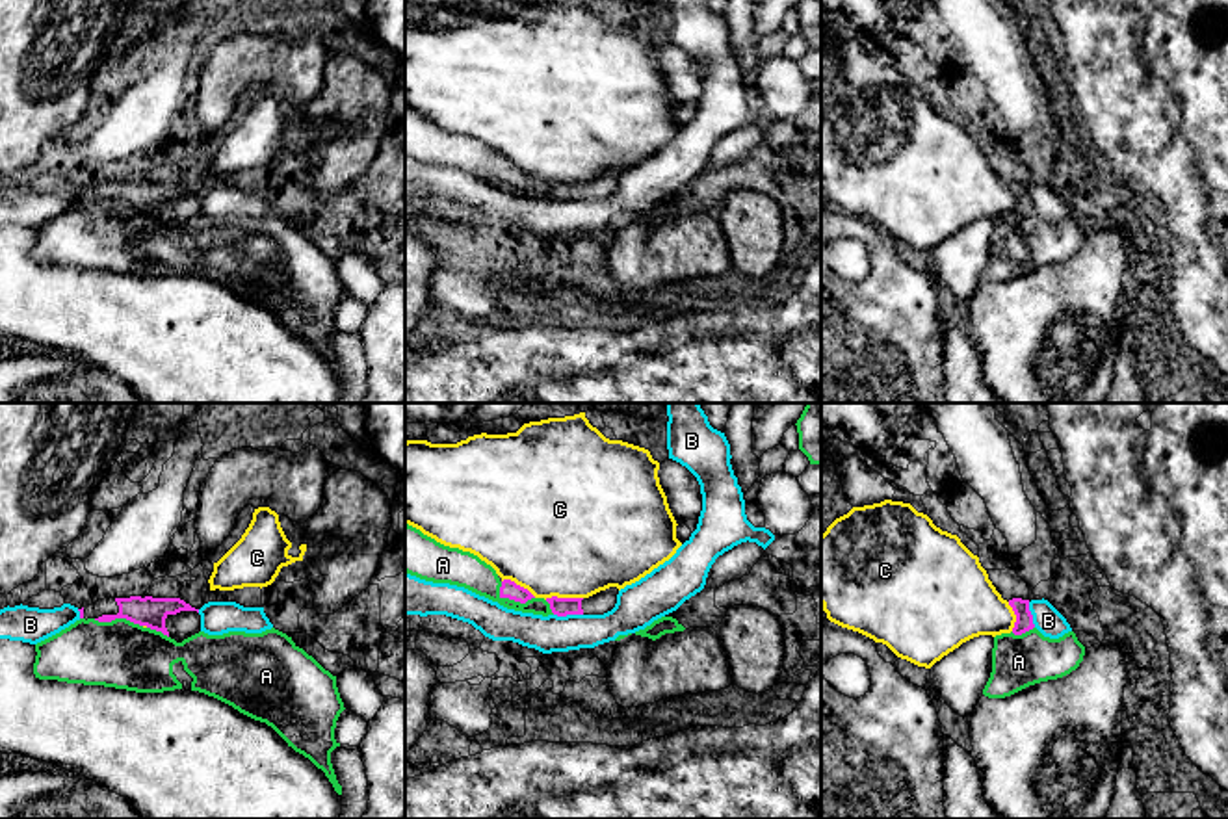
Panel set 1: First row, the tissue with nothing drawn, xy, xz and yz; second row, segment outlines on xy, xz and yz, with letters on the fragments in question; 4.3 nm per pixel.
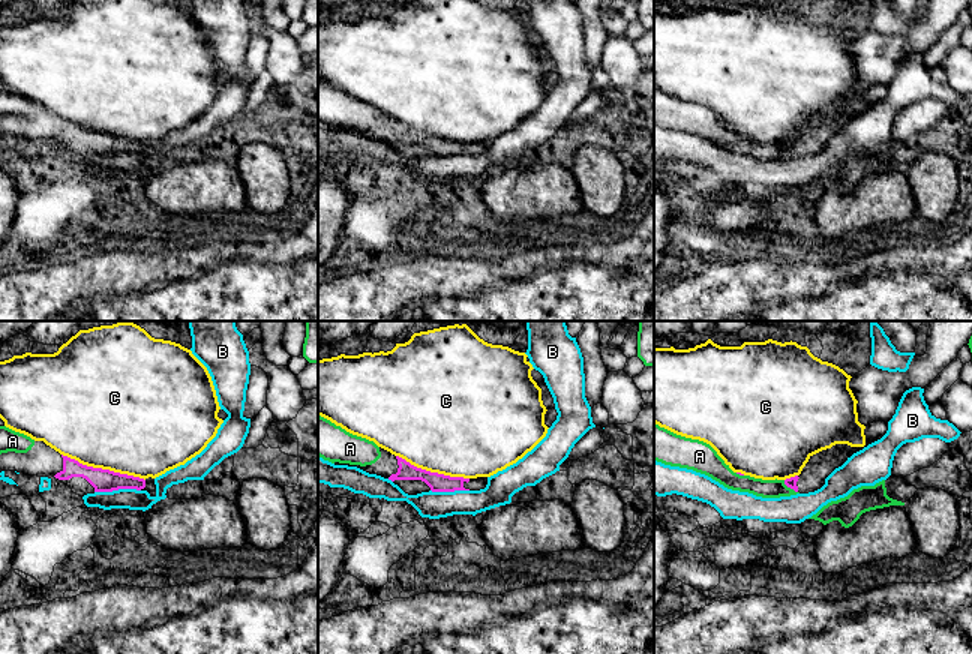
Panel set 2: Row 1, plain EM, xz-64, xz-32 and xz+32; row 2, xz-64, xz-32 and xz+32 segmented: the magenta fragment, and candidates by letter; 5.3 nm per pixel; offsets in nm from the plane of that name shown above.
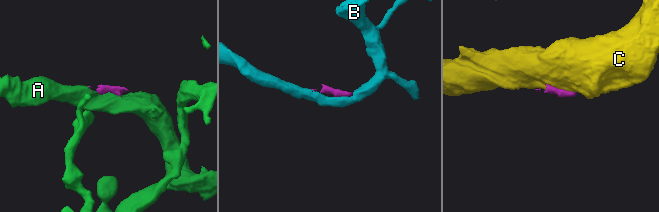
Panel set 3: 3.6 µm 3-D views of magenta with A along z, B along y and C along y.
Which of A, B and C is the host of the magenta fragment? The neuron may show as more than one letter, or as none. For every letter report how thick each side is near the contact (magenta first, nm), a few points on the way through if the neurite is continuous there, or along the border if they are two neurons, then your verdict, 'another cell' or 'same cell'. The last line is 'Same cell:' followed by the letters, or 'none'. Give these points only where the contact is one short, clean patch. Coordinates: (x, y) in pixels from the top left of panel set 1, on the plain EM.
A: calibres 80 and 160 nm; border xz (500, 166), (502, 181), (521, 186), (534, 182); another cell
B: calibres 80 and 160 nm; another cell
C: calibres 80 and 500 nm; another cell
Same cell: none

